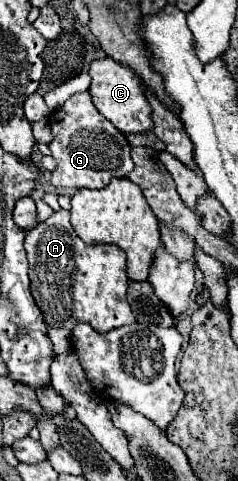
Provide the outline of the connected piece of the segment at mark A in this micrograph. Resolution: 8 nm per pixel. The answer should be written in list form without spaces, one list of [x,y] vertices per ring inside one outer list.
[[[59,210],[25,236],[31,294],[43,312],[45,324],[49,328],[71,330],[75,324],[87,322],[97,332],[133,324],[135,316],[125,296],[129,284],[125,274],[125,252],[111,244],[83,242],[75,234],[69,216],[69,210]]]

